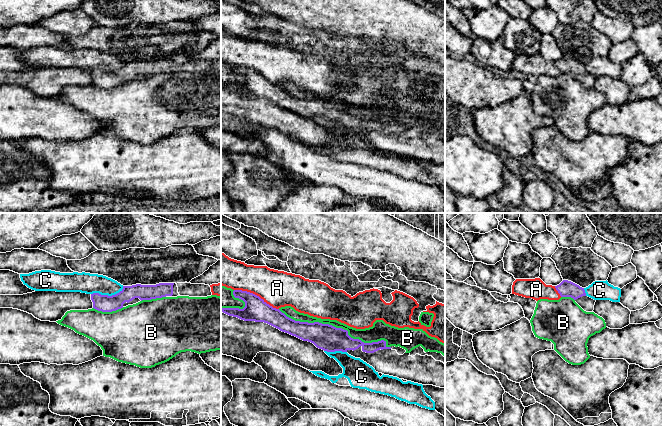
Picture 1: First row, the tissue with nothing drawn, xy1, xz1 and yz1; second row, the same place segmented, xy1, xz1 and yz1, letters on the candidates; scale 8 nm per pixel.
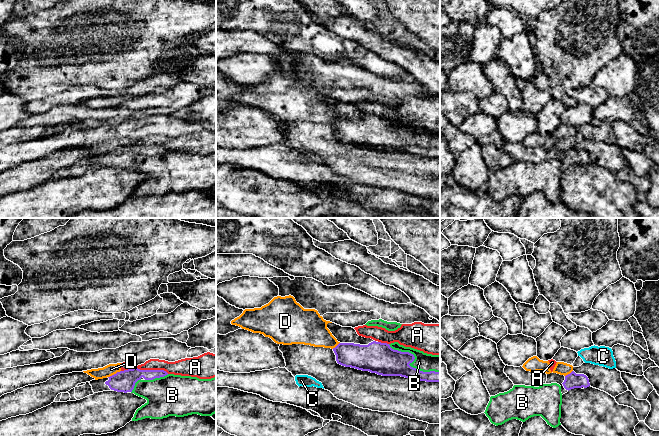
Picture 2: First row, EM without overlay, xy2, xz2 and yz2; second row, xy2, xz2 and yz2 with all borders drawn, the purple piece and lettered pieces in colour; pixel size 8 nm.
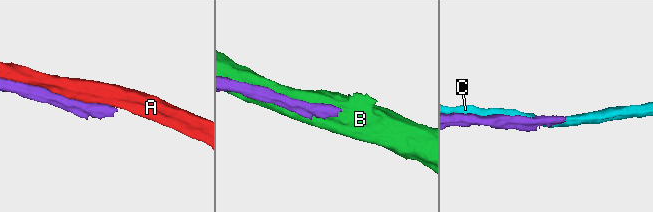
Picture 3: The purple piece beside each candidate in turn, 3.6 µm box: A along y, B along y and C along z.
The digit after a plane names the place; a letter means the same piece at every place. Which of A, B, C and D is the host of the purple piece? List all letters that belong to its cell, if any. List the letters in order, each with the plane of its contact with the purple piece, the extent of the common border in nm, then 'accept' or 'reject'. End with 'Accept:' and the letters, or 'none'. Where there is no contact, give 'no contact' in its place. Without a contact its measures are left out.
A: contact in xz1; length 400 nm; reject
B: contact in xz1; length 950 nm; reject
C: contact in xy1; length 280 nm; reject
D: contact in xy2; length 120 nm; reject
Accept: none

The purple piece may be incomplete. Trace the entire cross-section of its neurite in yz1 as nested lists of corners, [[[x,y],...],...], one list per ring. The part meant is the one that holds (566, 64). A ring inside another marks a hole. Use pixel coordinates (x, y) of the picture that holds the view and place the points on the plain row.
[[[563,56],[555,64],[561,73],[571,73],[584,87],[593,88],[596,76],[588,73],[584,64],[568,56]]]

